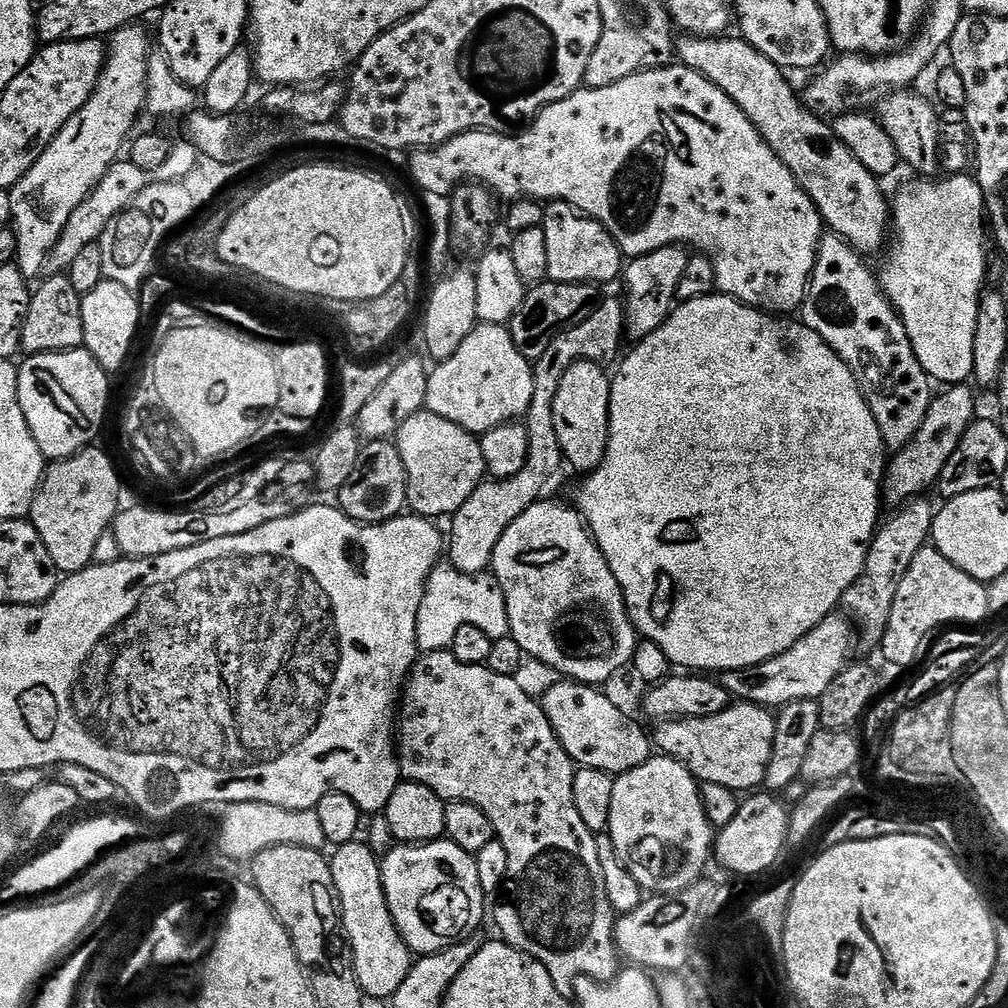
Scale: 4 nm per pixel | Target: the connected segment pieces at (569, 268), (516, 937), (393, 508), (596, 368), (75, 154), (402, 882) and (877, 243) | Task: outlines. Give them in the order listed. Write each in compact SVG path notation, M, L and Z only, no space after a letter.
M560 200L551 201L544 210L542 225L546 234L546 266L548 279L563 284L594 284L604 286L607 280L621 275L622 253L614 238L604 227L564 204Z
M445 650L442 652L426 652L423 653L417 659L416 663L412 666L412 671L408 673L407 681L402 689L402 699L398 704L398 759L400 762L400 774L405 781L414 784L425 784L430 790L434 790L434 794L438 794L440 799L445 802L451 802L454 800L461 800L462 802L470 802L474 806L478 806L478 810L482 810L482 814L486 814L486 818L490 818L490 822L494 826L496 831L496 839L500 840L503 849L506 850L506 870L507 873L504 876L504 883L500 885L498 891L498 898L500 901L496 905L491 905L490 916L496 919L496 928L499 935L502 937L505 944L508 944L512 948L517 948L518 951L524 952L527 956L534 957L538 962L542 962L542 966L546 966L546 970L550 974L550 978L554 978L554 986L558 986L558 990L566 997L572 996L572 986L576 983L576 979L579 976L589 976L591 980L613 980L616 977L616 973L621 971L622 957L619 952L616 951L616 920L614 919L614 913L610 902L606 898L606 888L602 882L602 870L600 869L600 863L598 862L598 846L596 845L597 833L591 832L586 826L586 822L582 822L582 818L578 815L578 809L574 806L574 774L577 770L577 765L573 764L572 760L566 754L566 750L562 746L562 742L554 734L554 726L550 726L550 718L546 718L544 713L544 705L539 699L536 700L527 692L526 689L520 685L521 681L515 676L503 676L502 674L494 674L494 670L490 670L485 665L479 664L478 666L466 666L462 662L458 662L454 658L454 654L451 650Z
M391 439L369 440L361 447L354 471L346 478L346 486L338 493L338 507L359 524L385 524L405 511L408 503L408 479L406 466L402 466L402 454Z
M578 360L562 374L558 394L554 394L554 434L558 434L561 457L568 460L580 474L593 472L604 461L608 445L608 419L610 418L610 390L612 381L601 365L589 360Z
M139 23L127 24L112 33L106 44L104 69L86 106L82 106L82 110L78 110L78 114L71 116L66 126L58 130L50 146L42 150L38 162L34 162L34 166L30 166L30 170L26 170L24 177L8 192L12 215L10 227L16 236L14 263L29 282L44 272L50 250L54 250L58 238L62 238L70 214L82 206L84 199L92 195L98 185L109 179L112 163L122 156L133 135L136 115L145 111L150 45L147 30L140 27Z
M441 838L429 840L426 844L401 843L400 848L388 852L380 860L380 877L388 909L396 928L400 931L400 937L408 943L408 949L413 954L431 956L434 952L440 952L444 948L454 946L460 940L477 935L481 930L480 923L486 920L486 893L478 882L478 866L473 853L462 850L462 846L455 844L453 840Z
M684 34L679 37L674 52L683 67L714 82L714 86L726 93L740 107L742 114L750 118L758 134L762 134L770 150L782 158L790 174L794 174L802 190L820 211L821 220L835 235L861 254L879 253L890 232L890 204L880 193L881 181L872 176L870 170L846 150L846 146L842 146L827 119L806 107L798 92L788 85L784 77L787 75L779 66L742 38L731 40L730 37L728 34L721 37Z

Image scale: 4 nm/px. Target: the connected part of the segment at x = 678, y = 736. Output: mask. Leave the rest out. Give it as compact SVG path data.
M732 702L729 703L726 710L722 710L718 714L710 714L706 718L665 720L657 723L655 728L655 747L663 755L686 765L697 781L706 784L718 782L718 786L726 786L737 794L751 793L763 785L766 778L766 766L770 762L770 754L774 750L774 730L776 729L776 716L769 709L761 708L759 704Z

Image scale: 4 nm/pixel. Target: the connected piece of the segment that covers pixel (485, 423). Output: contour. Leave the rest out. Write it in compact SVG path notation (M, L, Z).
M477 323L476 329L466 334L466 342L435 367L428 374L426 408L438 418L460 424L473 434L483 434L494 426L527 417L530 398L534 398L533 365L514 346L505 325Z

